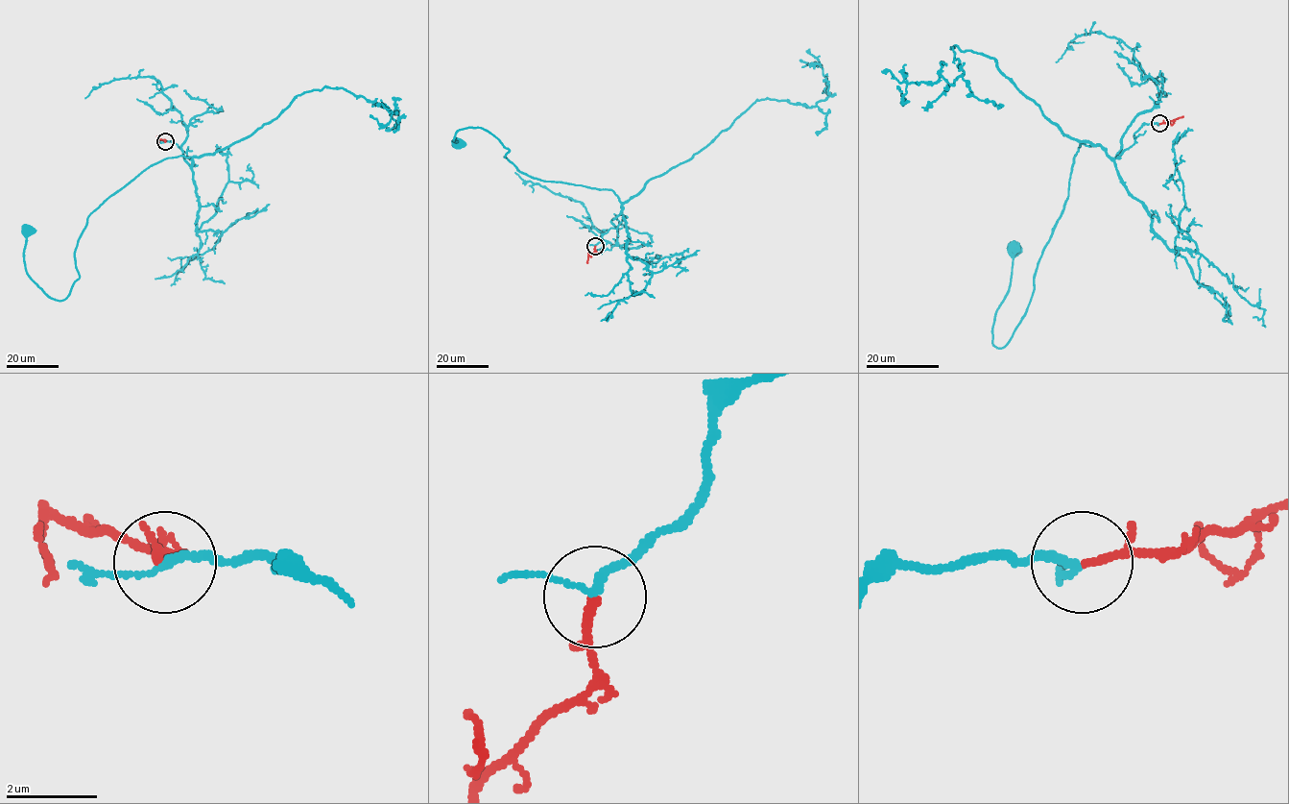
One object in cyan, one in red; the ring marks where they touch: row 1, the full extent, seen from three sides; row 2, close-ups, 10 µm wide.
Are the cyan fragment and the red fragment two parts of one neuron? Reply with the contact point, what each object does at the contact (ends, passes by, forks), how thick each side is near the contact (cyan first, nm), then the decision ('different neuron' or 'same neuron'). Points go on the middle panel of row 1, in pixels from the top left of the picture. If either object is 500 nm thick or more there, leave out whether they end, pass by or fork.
(595, 246) | cyan passes by | red ends | 150/170 nm | same neuron

